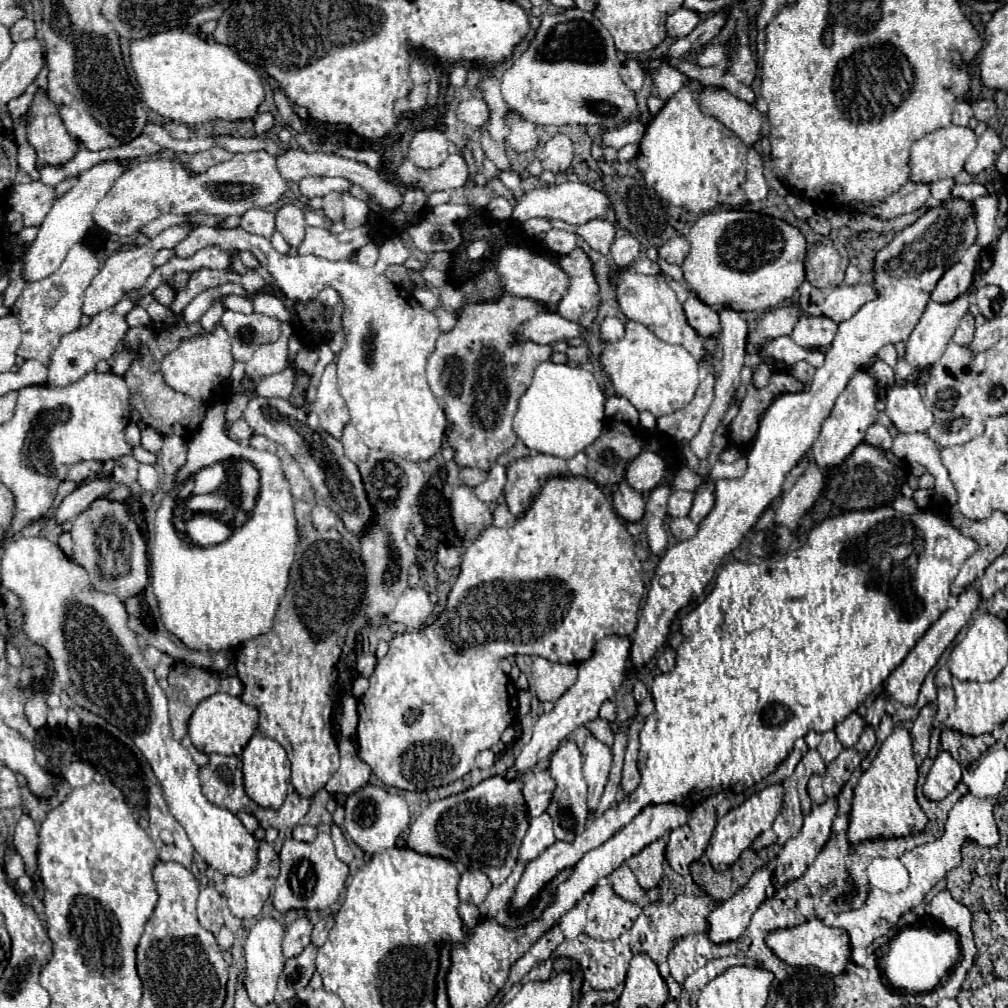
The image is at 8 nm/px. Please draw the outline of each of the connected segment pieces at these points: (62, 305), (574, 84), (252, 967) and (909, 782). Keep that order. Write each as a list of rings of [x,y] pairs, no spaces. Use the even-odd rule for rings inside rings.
[[[74,244],[66,260],[60,264],[60,268],[52,276],[36,284],[24,286],[22,294],[18,296],[12,308],[12,310],[18,310],[18,320],[22,330],[22,344],[18,348],[20,358],[34,358],[40,362],[48,362],[48,356],[52,354],[52,348],[56,348],[60,336],[80,326],[82,294],[90,286],[98,268],[100,268],[100,262],[96,260],[96,256],[88,252],[84,246]]]
[[[568,8],[564,12],[544,16],[528,48],[512,60],[502,72],[500,92],[512,112],[518,112],[536,126],[566,126],[566,124],[598,124],[604,128],[618,128],[636,112],[634,92],[628,90],[614,66],[616,50],[610,32],[600,24],[592,12]]]
[[[260,918],[252,928],[244,944],[244,958],[246,958],[246,976],[244,976],[244,986],[248,990],[248,996],[254,1004],[262,1006],[274,1000],[276,994],[276,980],[284,968],[284,954],[282,954],[282,936],[284,936],[284,926],[282,922],[274,918]]]
[[[900,722],[892,730],[892,734],[882,742],[878,754],[858,778],[858,784],[854,788],[848,838],[852,842],[858,842],[876,836],[886,838],[886,836],[906,836],[906,834],[922,832],[928,820],[914,798],[918,776],[918,764],[914,760],[914,752],[910,744],[910,732],[908,726]]]

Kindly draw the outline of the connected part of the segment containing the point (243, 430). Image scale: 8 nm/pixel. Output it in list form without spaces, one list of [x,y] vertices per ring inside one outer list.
[[[236,420],[236,422],[232,422],[230,428],[228,428],[228,436],[230,436],[232,440],[236,440],[236,442],[242,442],[242,440],[250,440],[252,430],[248,428],[248,424],[246,424],[244,420]]]

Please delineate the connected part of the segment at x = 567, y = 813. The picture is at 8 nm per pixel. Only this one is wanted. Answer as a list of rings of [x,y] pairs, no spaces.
[[[564,740],[558,746],[558,750],[552,752],[548,774],[556,780],[556,790],[552,792],[552,800],[546,808],[546,814],[554,822],[556,840],[572,840],[576,832],[584,832],[586,820],[590,816],[590,810],[586,806],[586,780],[582,774],[582,756],[574,740]]]

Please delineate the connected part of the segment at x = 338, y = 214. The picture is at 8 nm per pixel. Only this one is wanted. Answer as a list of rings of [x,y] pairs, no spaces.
[[[340,192],[326,194],[322,210],[324,210],[326,218],[330,218],[330,220],[342,220],[342,216],[344,216],[342,214],[344,212],[344,208],[342,208],[342,194]]]

